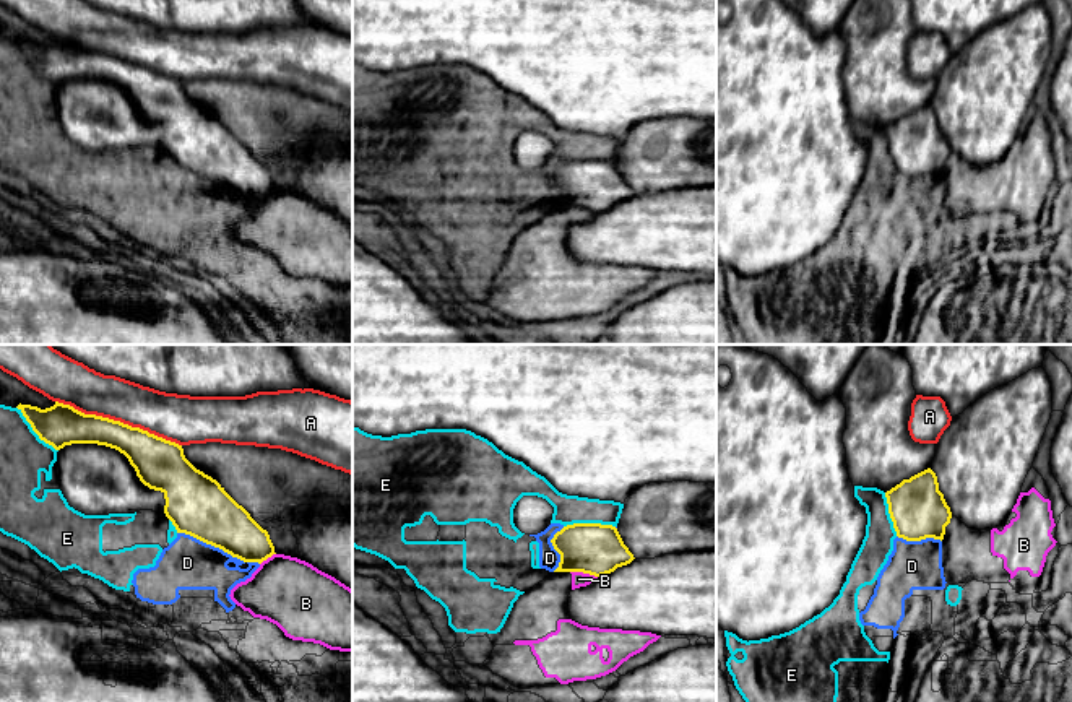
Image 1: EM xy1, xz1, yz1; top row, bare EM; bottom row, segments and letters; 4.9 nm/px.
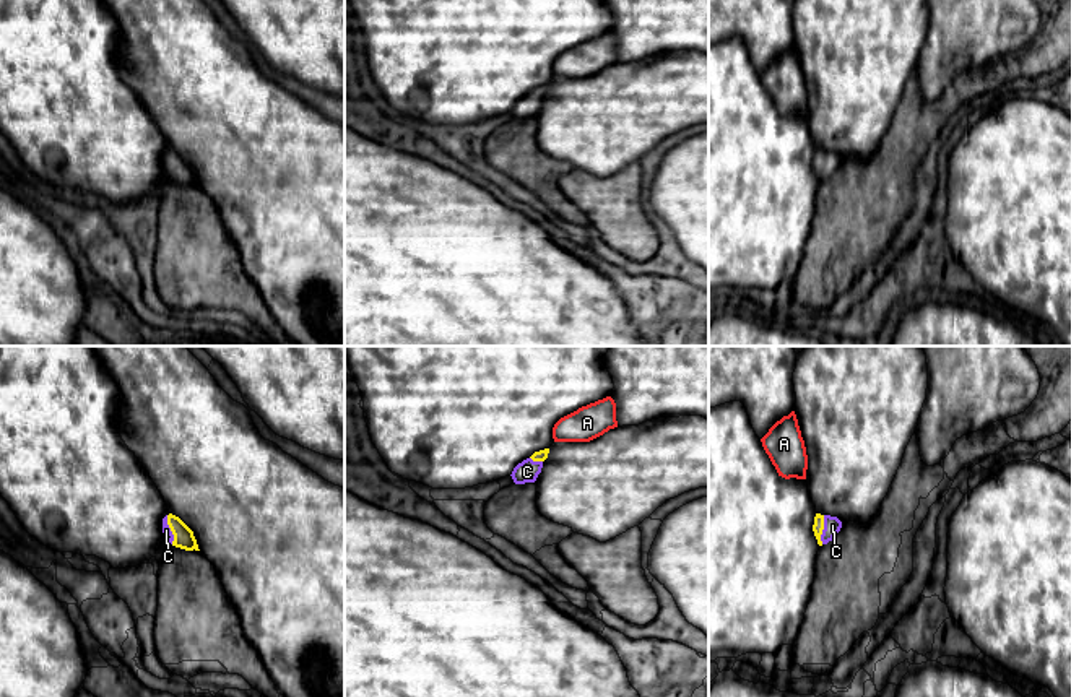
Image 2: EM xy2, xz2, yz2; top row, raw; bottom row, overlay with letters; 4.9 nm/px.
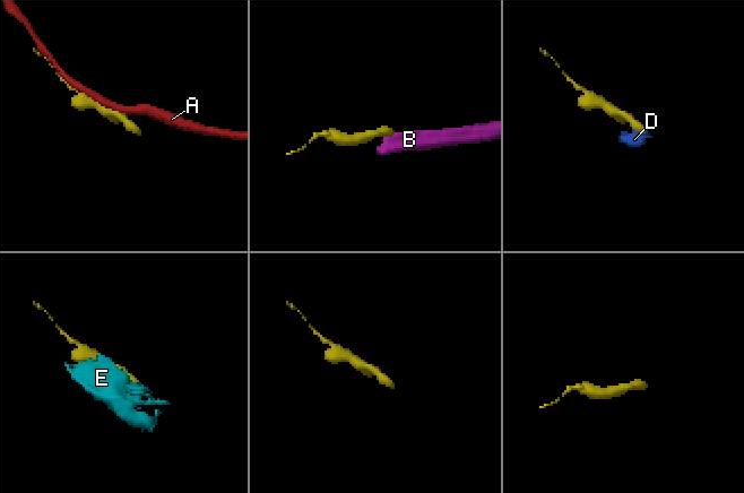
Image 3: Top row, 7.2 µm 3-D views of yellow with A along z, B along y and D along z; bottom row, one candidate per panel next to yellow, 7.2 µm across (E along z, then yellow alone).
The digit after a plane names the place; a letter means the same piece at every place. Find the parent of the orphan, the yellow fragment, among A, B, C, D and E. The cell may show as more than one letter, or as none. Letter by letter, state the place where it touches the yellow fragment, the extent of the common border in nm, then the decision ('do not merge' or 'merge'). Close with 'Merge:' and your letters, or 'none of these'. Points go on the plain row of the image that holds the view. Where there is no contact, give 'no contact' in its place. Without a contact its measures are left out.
A: xy1 (119, 57) | 650 nm | do not merge
B: xz1 (583, 208) | 140 nm | do not merge
C: xy2 (171, 166) | 150 nm | merge
D: xy1 (211, 181) | 360 nm | do not merge
E: xy1 (33, 65) | 300 nm | do not merge
Merge: C

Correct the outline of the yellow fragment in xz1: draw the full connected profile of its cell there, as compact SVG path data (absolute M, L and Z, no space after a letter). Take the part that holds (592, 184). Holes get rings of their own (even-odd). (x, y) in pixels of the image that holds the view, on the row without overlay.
M567 161L554 171L551 179L560 190L554 208L583 208L601 213L635 195L612 161Z

